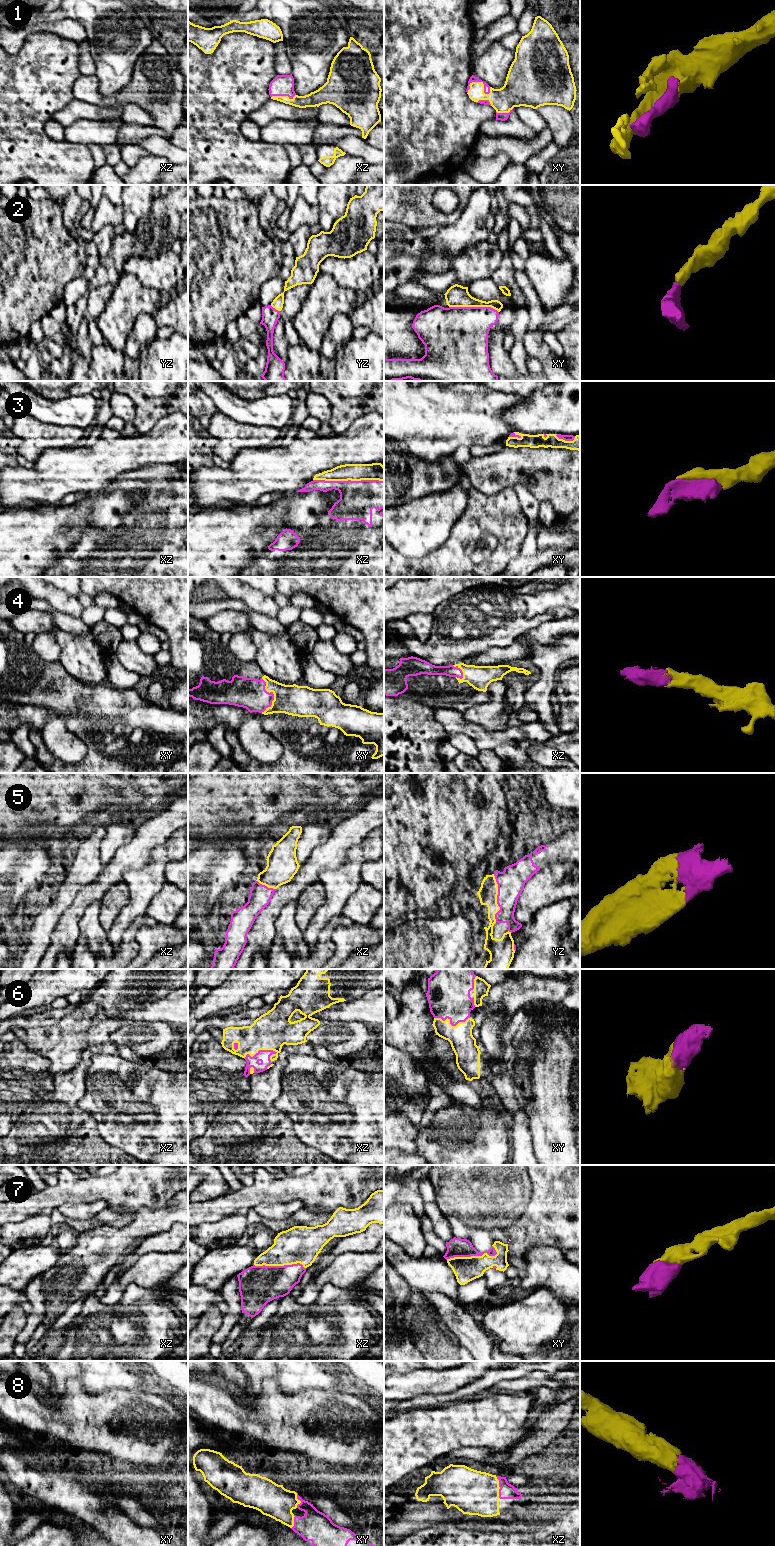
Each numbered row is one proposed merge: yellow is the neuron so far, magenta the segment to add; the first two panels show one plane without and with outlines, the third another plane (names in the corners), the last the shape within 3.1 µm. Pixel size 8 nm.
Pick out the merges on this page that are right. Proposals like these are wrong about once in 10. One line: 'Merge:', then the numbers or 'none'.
Merge: 1, 2, 3, 4, 5, 6, 7, 8

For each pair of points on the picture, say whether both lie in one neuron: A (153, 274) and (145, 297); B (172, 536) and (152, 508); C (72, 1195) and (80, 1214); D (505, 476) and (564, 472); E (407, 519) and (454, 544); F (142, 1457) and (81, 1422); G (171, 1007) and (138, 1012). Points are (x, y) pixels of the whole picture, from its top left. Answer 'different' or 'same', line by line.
A: different
B: same
C: different
D: same
E: different
F: same
G: same

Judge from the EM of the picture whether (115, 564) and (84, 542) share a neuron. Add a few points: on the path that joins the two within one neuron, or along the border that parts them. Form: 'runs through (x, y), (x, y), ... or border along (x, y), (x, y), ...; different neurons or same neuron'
runs through (102, 564), (83, 564), (77, 558), (77, 555); same neuron

